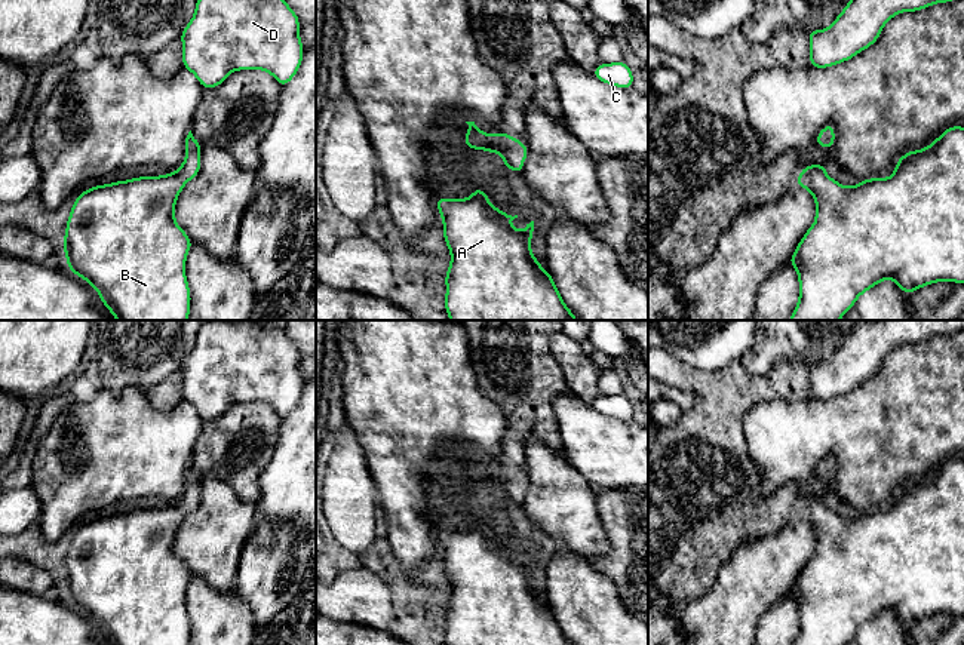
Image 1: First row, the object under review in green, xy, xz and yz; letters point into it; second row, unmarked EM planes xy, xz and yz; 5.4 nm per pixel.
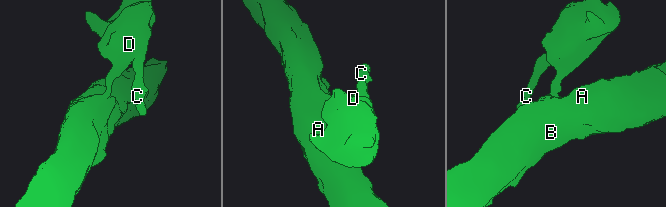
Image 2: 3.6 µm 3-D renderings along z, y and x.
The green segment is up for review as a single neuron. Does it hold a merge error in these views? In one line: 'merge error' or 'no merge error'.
no merge error

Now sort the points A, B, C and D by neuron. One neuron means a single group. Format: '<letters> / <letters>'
A B C D

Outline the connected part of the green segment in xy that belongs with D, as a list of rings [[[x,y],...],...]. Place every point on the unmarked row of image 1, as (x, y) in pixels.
[[[209,320],[197,331],[193,351],[179,371],[182,399],[196,408],[203,421],[219,418],[230,405],[239,402],[264,402],[283,420],[298,405],[304,387],[298,347],[288,338],[285,329],[277,328],[271,320]]]

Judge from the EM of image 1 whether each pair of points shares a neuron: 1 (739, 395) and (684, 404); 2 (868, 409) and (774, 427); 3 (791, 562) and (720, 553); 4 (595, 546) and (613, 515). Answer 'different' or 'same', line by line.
1: different
2: same
3: different
4: different

